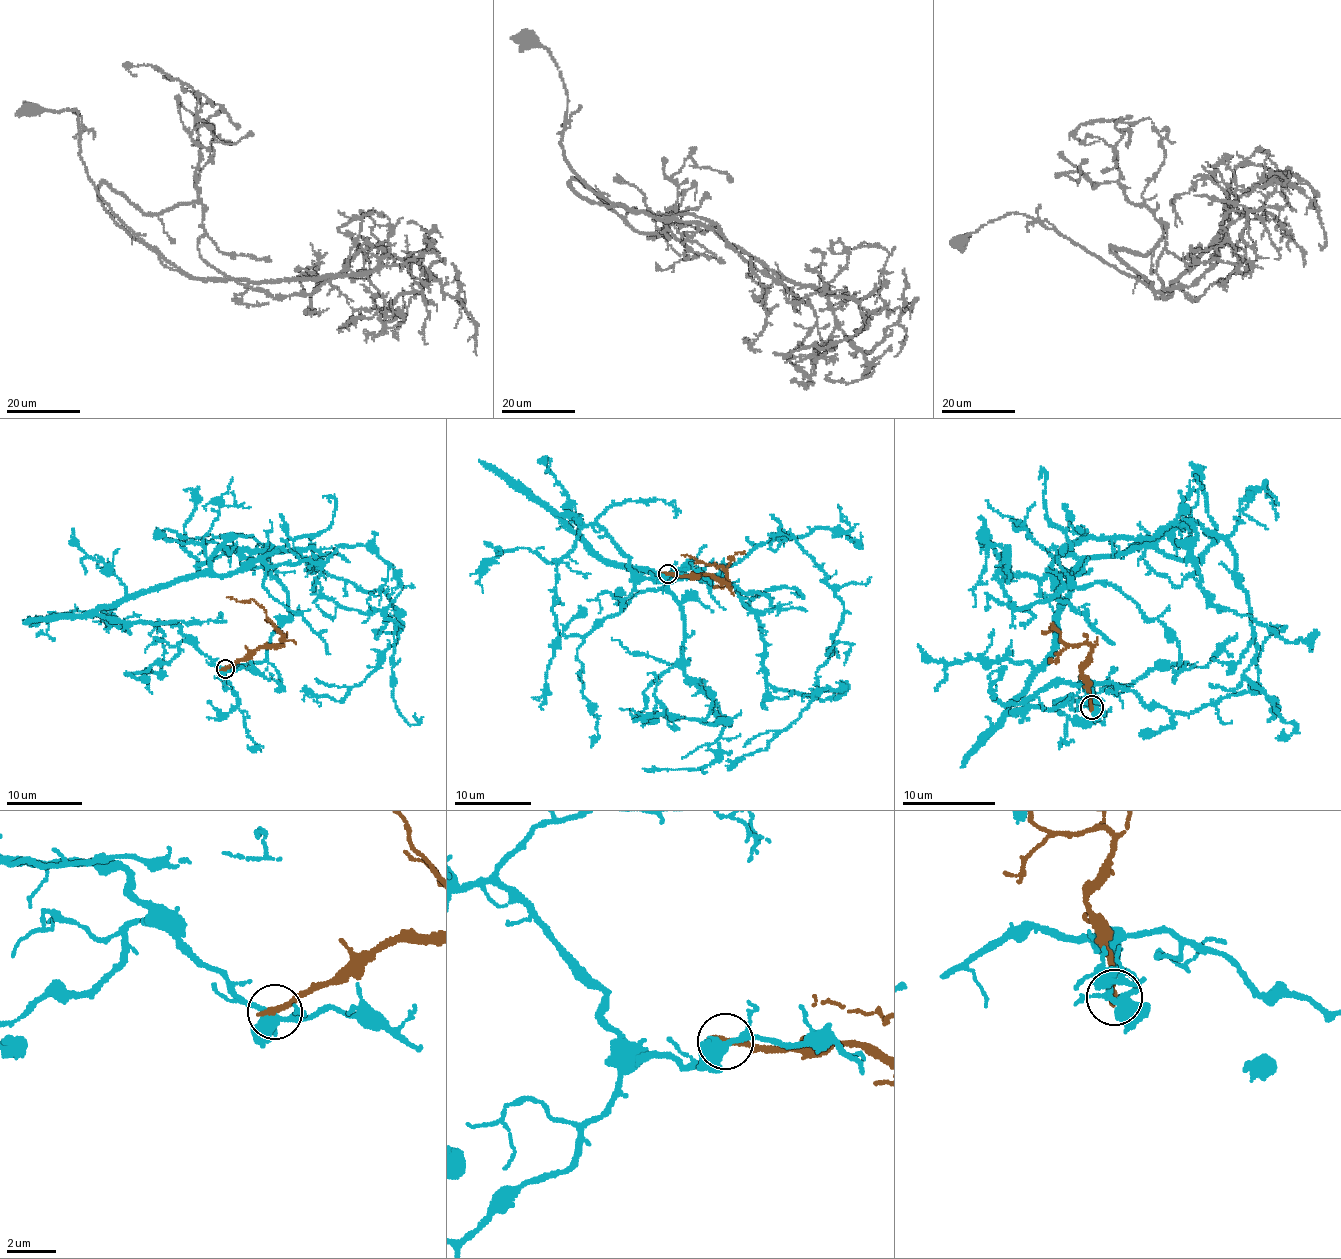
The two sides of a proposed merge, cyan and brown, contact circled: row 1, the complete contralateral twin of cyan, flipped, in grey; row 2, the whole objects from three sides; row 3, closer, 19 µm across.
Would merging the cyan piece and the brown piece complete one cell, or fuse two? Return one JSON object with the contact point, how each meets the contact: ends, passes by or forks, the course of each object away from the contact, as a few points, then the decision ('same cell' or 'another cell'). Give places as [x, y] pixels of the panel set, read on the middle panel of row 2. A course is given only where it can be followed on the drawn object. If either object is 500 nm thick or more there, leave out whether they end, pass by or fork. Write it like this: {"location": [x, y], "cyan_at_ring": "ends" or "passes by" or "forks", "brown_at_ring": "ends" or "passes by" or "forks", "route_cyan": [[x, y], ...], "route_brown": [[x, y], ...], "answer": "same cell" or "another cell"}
{"location": [667, 574], "cyan_at_ring": "forks", "brown_at_ring": "ends", "route_cyan": [[668, 574], [552, 510], [608, 561], [724, 578], [771, 685], [841, 691], [728, 770]], "route_brown": [[668, 574], [714, 575], [729, 587], [725, 570], [681, 555]], "answer": "another cell"}

